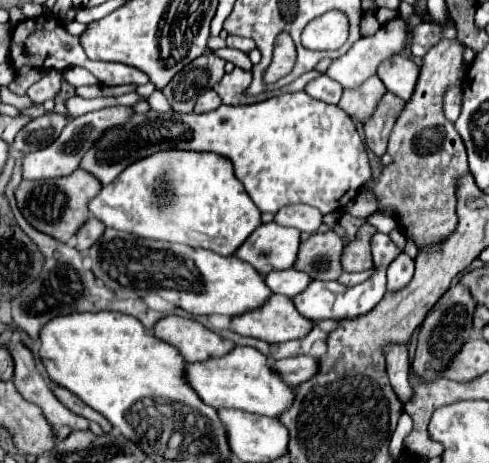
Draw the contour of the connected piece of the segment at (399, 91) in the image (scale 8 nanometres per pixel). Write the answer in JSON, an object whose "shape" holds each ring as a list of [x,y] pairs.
{"shape":[[[398,55],[390,61],[382,61],[378,67],[378,77],[386,85],[388,91],[408,101],[414,93],[414,85],[418,81],[418,65],[414,65],[410,59]]]}

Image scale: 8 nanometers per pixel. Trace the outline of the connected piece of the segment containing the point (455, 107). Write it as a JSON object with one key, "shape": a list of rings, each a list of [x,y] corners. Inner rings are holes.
{"shape":[[[452,85],[444,93],[444,115],[448,121],[456,121],[460,115],[460,101],[462,101],[462,89],[460,85]]]}

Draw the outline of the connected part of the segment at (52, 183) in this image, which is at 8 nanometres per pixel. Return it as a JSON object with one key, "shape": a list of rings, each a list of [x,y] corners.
{"shape":[[[76,169],[76,173],[72,173],[70,177],[22,181],[16,187],[14,197],[16,197],[16,203],[22,211],[22,215],[26,215],[26,221],[30,221],[30,225],[34,225],[34,229],[64,243],[90,217],[90,211],[86,205],[92,197],[96,197],[100,193],[100,189],[102,189],[102,185],[98,183],[98,179],[94,179],[90,173],[84,173],[84,169]]]}

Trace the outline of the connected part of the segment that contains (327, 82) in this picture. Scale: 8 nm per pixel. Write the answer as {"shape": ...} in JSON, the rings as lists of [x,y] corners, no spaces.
{"shape":[[[320,75],[304,87],[304,93],[326,103],[338,103],[342,97],[342,87],[336,81],[332,81],[328,75]]]}

